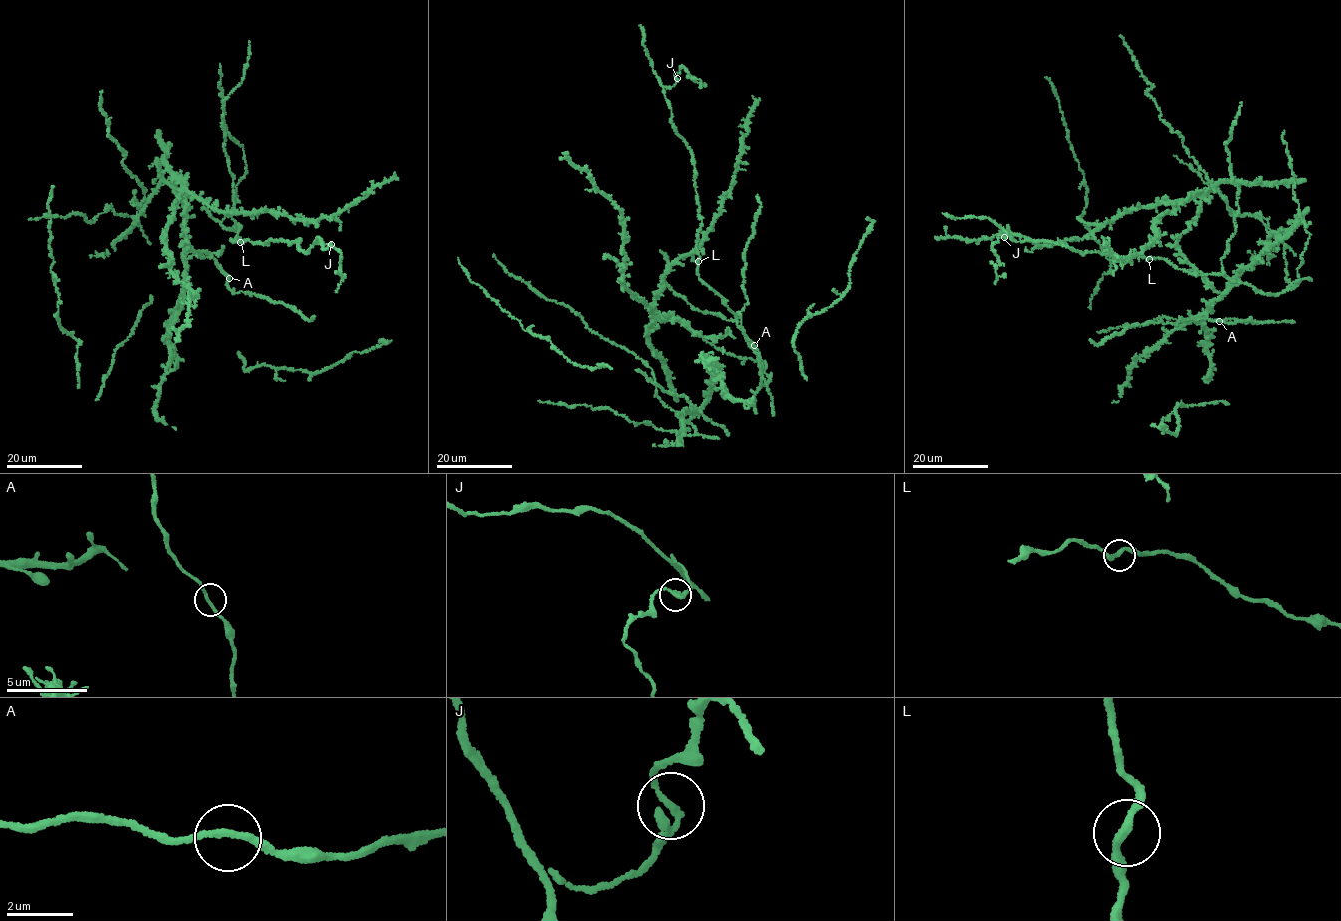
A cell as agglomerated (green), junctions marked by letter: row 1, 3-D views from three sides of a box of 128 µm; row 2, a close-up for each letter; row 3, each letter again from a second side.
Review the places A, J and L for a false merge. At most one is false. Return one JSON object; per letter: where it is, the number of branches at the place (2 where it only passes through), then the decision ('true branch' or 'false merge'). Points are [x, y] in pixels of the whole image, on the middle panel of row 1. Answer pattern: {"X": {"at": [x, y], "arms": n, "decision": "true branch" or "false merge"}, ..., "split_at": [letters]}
{"A": {"at": [754, 345], "arms": 2, "decision": "true branch"}, "J": {"at": [677, 78], "arms": 2, "decision": "true branch"}, "L": {"at": [698, 261], "arms": 2, "decision": "true branch"}, "split_at": []}

